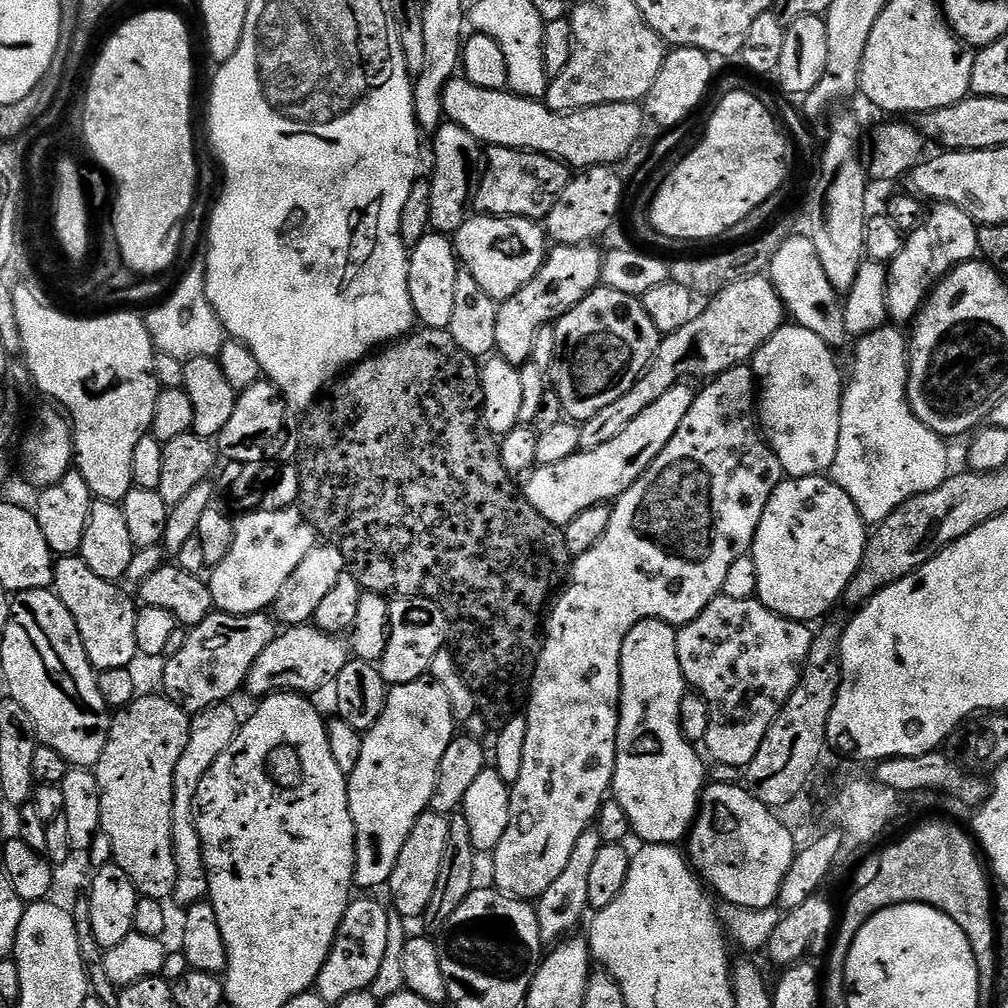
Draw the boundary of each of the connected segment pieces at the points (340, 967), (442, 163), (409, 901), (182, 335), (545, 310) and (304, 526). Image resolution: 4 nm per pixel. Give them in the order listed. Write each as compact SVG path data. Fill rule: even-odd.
M356 898L348 905L340 923L340 929L336 932L332 952L326 958L314 985L316 995L322 997L329 1006L335 1006L338 1002L342 1002L342 998L347 998L350 994L371 989L386 955L389 913L389 909L384 909L376 900Z
M444 122L434 135L434 147L437 154L437 165L434 167L430 179L432 186L430 190L430 228L434 232L455 234L466 223L470 215L470 205L474 200L474 177L482 164L482 145L479 140L474 138L474 134L466 134L466 130L462 130L462 126Z
M429 810L420 815L418 822L414 822L414 830L410 830L410 838L406 838L402 854L398 854L398 866L394 866L394 874L386 885L387 891L392 891L395 911L404 918L423 917L430 906L430 898L434 898L434 886L438 886L438 874L442 870L442 858L446 854L449 838L449 817Z
M203 261L194 263L167 302L145 315L145 324L151 334L153 347L159 353L181 361L196 356L215 359L219 355L226 334L205 292L205 267Z
M558 244L547 253L544 265L509 300L497 307L498 330L494 334L496 352L506 362L517 366L531 361L534 338L540 328L549 327L564 316L571 308L578 306L594 289L601 287L601 276L605 253L590 244Z
M299 507L273 512L249 510L237 515L229 553L211 569L212 576L207 577L213 609L235 616L249 616L271 609L290 574L298 570L306 554L310 554L317 543L316 531L306 522Z

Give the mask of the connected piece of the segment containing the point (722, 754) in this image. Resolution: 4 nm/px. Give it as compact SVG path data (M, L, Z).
M728 595L716 596L710 606L706 606L706 610L694 618L694 622L683 625L676 633L676 645L687 687L693 693L699 693L708 704L709 729L702 741L703 747L708 747L707 755L712 755L718 763L728 768L744 770L758 754L771 724L794 694L807 655L810 654L814 632L807 623L771 612L759 599L743 600L740 596Z

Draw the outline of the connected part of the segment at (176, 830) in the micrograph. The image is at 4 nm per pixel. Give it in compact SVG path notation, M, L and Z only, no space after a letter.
M231 703L214 704L202 712L192 716L190 742L186 742L186 750L182 750L182 758L178 758L178 766L174 770L174 790L172 802L172 857L175 859L176 880L173 901L187 908L199 903L207 897L209 890L208 871L205 869L204 852L201 849L201 838L195 823L195 803L198 782L206 778L206 774L218 762L218 758L234 742L240 730L242 716L232 709Z

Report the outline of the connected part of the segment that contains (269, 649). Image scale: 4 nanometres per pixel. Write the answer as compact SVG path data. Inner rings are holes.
M311 623L285 627L276 635L274 642L262 650L258 662L254 662L248 675L246 692L255 698L263 698L276 692L313 694L323 688L331 689L338 674L342 674L342 666L346 666L350 659L349 645L340 640L343 639L339 635L323 632Z

